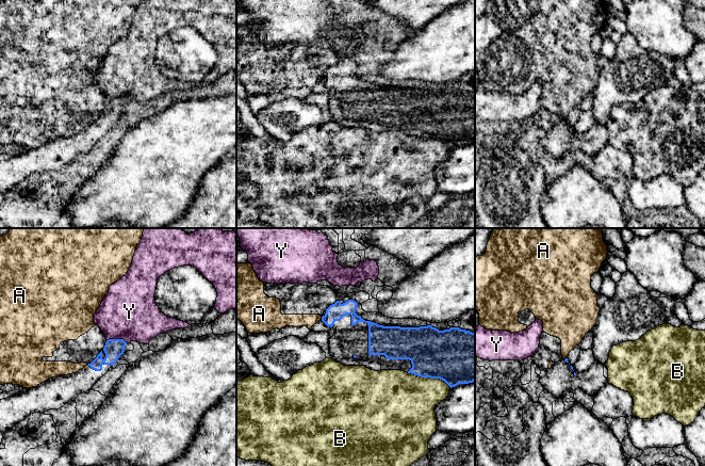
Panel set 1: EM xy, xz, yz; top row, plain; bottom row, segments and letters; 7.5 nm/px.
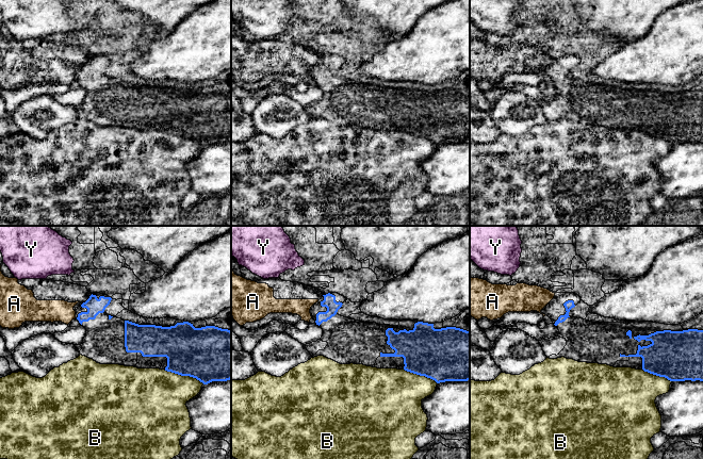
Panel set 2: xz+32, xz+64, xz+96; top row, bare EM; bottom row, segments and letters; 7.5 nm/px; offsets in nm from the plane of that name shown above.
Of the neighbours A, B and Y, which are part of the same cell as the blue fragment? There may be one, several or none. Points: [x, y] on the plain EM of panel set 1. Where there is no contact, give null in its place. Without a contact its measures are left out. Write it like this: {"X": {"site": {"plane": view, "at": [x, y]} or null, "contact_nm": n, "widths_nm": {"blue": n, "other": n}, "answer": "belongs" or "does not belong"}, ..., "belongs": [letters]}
{"A": {"site": {"plane": "xz", "at": [322, 80]}, "contact_nm": 30, "widths_nm": {"blue": 130, "other": 100}, "answer": "does not belong"}, "B": {"site": {"plane": "xz", "at": [429, 138]}, "contact_nm": 360, "widths_nm": {"blue": 420, "other": 420}, "answer": "does not belong"}, "Y": {"site": {"plane": "xy", "at": [117, 100]}, "contact_nm": 160, "widths_nm": {"blue": 140, "other": 420}, "answer": "does not belong"}, "belongs": []}

